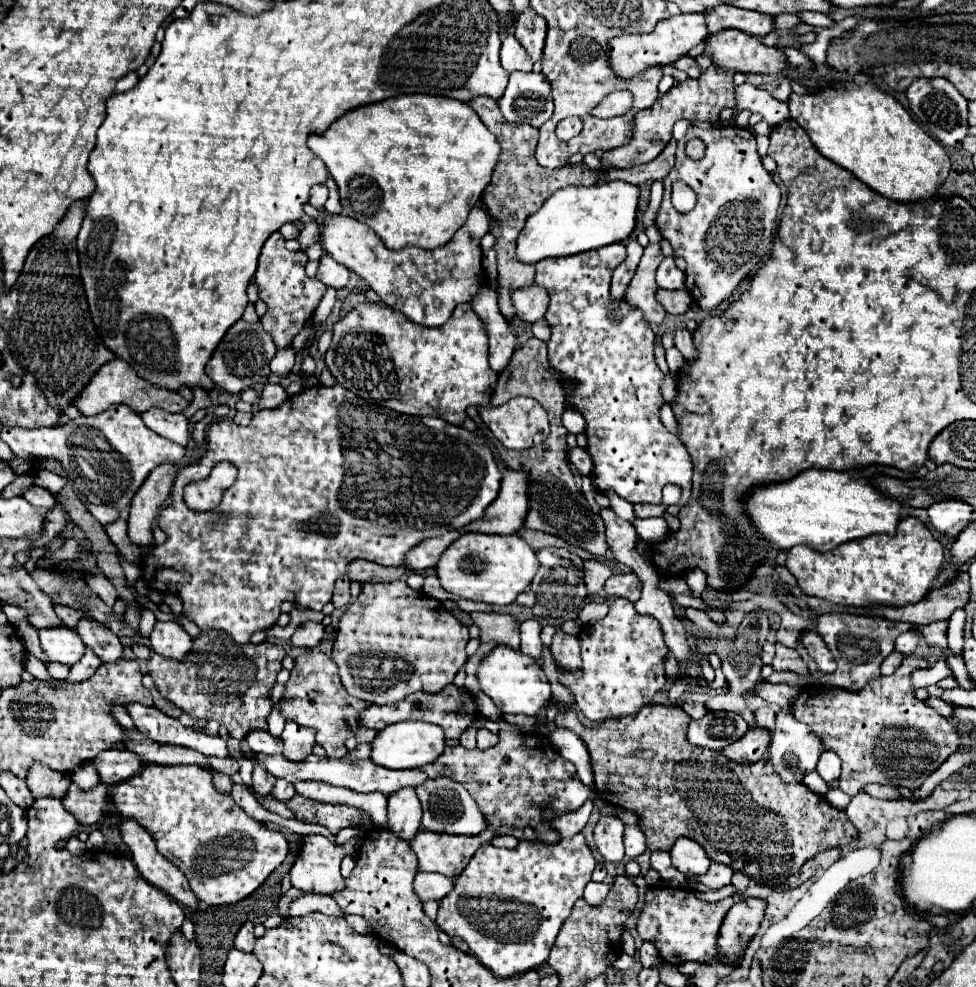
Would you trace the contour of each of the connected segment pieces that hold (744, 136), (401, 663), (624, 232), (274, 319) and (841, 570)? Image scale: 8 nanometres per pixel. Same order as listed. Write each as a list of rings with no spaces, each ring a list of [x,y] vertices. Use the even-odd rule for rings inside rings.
[[[725,125],[725,127],[691,127],[687,135],[677,143],[677,161],[675,167],[665,177],[665,195],[663,203],[657,215],[657,229],[665,239],[671,241],[675,255],[683,257],[687,261],[685,267],[685,287],[695,299],[695,303],[703,311],[713,311],[725,301],[737,285],[757,269],[761,261],[765,261],[769,245],[771,245],[771,233],[773,223],[777,217],[779,201],[781,201],[781,189],[773,181],[773,177],[763,169],[761,157],[757,153],[755,135],[747,129],[741,129],[737,125]],[[691,139],[705,141],[705,155],[703,159],[695,161],[687,157],[685,145]],[[673,181],[687,183],[697,193],[697,205],[689,213],[679,213],[671,205],[671,185]]]
[[[365,581],[355,603],[341,615],[337,639],[333,643],[333,661],[339,667],[341,683],[347,693],[371,705],[389,705],[411,693],[437,693],[453,681],[457,671],[467,663],[465,645],[469,631],[439,601],[421,591],[413,591],[405,581]]]
[[[603,181],[593,187],[565,187],[555,191],[543,207],[533,213],[519,239],[517,259],[535,265],[547,257],[567,257],[625,241],[635,229],[639,187],[625,181]]]
[[[273,233],[265,241],[261,255],[259,255],[259,267],[255,273],[255,283],[259,287],[259,297],[267,303],[267,313],[261,317],[261,325],[273,337],[277,349],[285,349],[291,345],[293,337],[313,317],[321,297],[327,291],[327,287],[319,279],[307,277],[305,263],[307,263],[305,251],[297,251],[297,253],[287,251],[285,239],[281,237],[281,233]]]
[[[907,517],[899,523],[897,535],[869,535],[857,541],[847,541],[845,545],[839,545],[831,549],[829,553],[817,553],[809,549],[807,545],[797,545],[787,553],[787,569],[795,575],[801,591],[805,595],[821,597],[837,605],[847,607],[903,607],[909,603],[921,601],[927,591],[933,587],[933,579],[937,577],[939,569],[943,565],[943,545],[933,537],[933,533],[915,517]]]

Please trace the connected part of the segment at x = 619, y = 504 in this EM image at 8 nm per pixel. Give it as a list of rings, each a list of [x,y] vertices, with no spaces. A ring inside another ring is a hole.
[[[609,493],[607,497],[609,497],[611,509],[617,513],[617,517],[621,517],[621,519],[625,519],[625,521],[635,519],[635,515],[633,515],[633,505],[631,505],[631,503],[621,501],[621,497],[617,497],[617,495],[613,495],[613,493]]]

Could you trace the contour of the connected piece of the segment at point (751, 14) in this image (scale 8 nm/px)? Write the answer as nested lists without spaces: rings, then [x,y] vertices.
[[[721,5],[707,13],[707,25],[709,33],[717,33],[723,29],[739,29],[747,31],[747,35],[763,37],[769,31],[773,31],[773,19],[759,11],[747,11],[733,5]]]

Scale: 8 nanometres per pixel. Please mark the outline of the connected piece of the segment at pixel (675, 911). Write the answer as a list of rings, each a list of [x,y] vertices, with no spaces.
[[[649,887],[645,893],[645,903],[639,913],[637,933],[643,941],[655,943],[661,959],[671,965],[681,965],[685,961],[709,963],[717,953],[717,937],[723,917],[733,907],[733,897],[721,899],[717,903],[703,903],[695,897],[691,889],[667,889]]]

